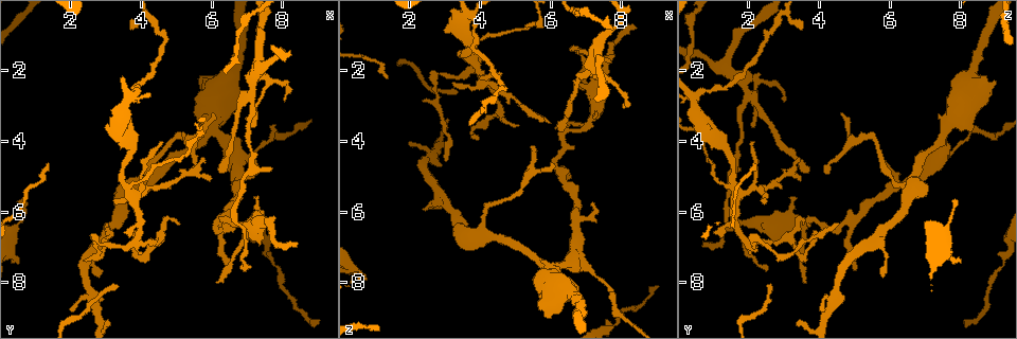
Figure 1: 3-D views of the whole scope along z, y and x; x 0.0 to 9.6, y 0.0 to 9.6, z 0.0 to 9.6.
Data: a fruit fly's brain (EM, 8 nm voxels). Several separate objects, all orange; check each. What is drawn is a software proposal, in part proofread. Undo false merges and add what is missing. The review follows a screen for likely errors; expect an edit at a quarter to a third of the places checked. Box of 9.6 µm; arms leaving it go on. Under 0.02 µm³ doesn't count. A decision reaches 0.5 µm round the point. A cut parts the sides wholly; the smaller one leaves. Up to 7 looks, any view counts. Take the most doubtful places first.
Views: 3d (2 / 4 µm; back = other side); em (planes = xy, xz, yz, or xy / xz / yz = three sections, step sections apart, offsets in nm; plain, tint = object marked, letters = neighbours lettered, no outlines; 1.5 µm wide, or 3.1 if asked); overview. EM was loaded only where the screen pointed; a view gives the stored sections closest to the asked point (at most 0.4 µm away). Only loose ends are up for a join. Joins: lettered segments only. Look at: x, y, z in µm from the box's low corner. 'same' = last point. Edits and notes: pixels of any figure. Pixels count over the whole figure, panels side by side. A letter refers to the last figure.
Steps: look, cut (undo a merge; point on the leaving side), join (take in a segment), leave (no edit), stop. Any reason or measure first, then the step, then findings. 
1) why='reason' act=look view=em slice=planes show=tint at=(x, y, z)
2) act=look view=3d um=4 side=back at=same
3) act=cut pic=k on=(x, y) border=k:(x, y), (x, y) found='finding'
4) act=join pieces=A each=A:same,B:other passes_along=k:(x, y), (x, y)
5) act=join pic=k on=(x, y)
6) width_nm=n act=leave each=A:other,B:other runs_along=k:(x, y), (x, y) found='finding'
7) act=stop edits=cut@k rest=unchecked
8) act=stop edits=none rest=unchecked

why='branch stops here' act=look view=3d um=4 at=(5.00, 6.40, 3.55)

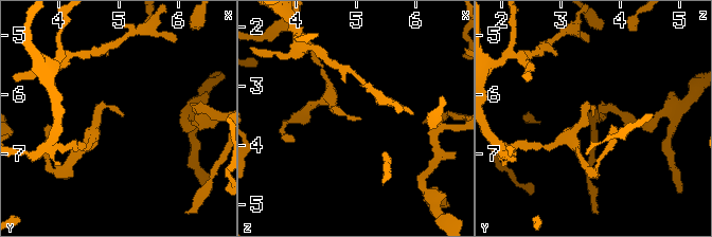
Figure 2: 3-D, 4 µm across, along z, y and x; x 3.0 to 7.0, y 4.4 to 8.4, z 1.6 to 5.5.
act=look view=em slice=planes show=letters at=(5.10, 6.35, 3.55)

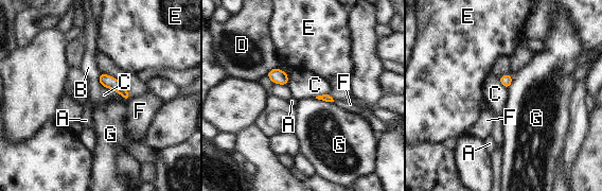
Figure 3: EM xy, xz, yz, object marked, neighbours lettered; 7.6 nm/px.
act=leave each=A:other,B:other,C:other,D:other,E:other,F:other,G:other border=3:(130, 99), (126, 101) found='no lettered segment goes on from it'

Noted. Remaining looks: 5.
why='tapers out' act=look view=em slice=xz step=4 show=tint at=(6.45, 7.70, 5.10)

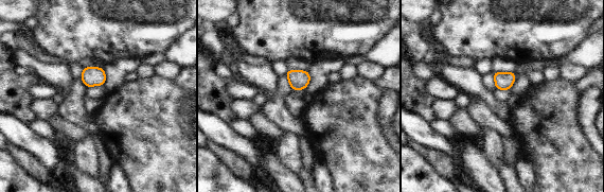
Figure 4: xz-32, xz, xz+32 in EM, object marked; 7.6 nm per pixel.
act=look view=em slice=planes show=letters at=same

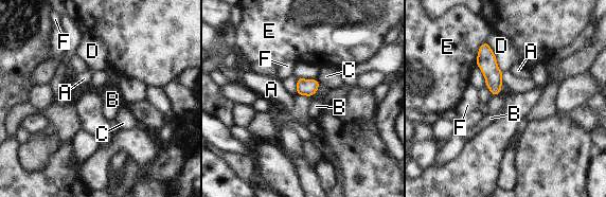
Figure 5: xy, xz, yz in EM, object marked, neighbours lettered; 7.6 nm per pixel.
longest_contact=D:260nm act=leave each=A:other,B:other,C:other,D:other,E:other,F:other border=5:(493, 94), (498, 95) found='no lettered segment goes on from it'

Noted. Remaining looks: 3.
why='tapers out' act=look view=3d um=2 side=back at=(5.95, 3.25, 4.65)

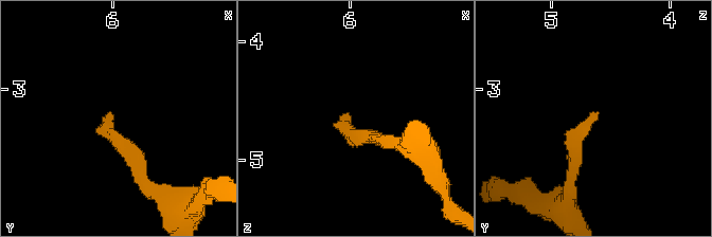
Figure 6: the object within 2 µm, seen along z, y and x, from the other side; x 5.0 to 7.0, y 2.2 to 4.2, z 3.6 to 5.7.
why='need the tissue' act=look view=em slice=xy step=8 show=letters at=(6.02, 3.20, 4.62)

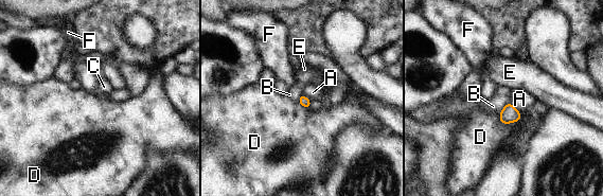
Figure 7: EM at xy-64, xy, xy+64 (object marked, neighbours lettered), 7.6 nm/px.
act=look view=em slice=planes show=letters at=same

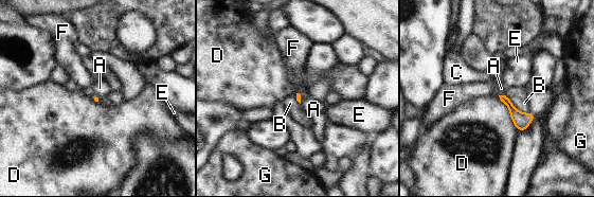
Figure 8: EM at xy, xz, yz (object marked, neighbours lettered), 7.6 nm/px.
act=leave each=A:other,B:other,C:other,D:other,E:other,F:other,G:other found='none of them fits'

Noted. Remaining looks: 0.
act=stop edits=none rest=unchecked

